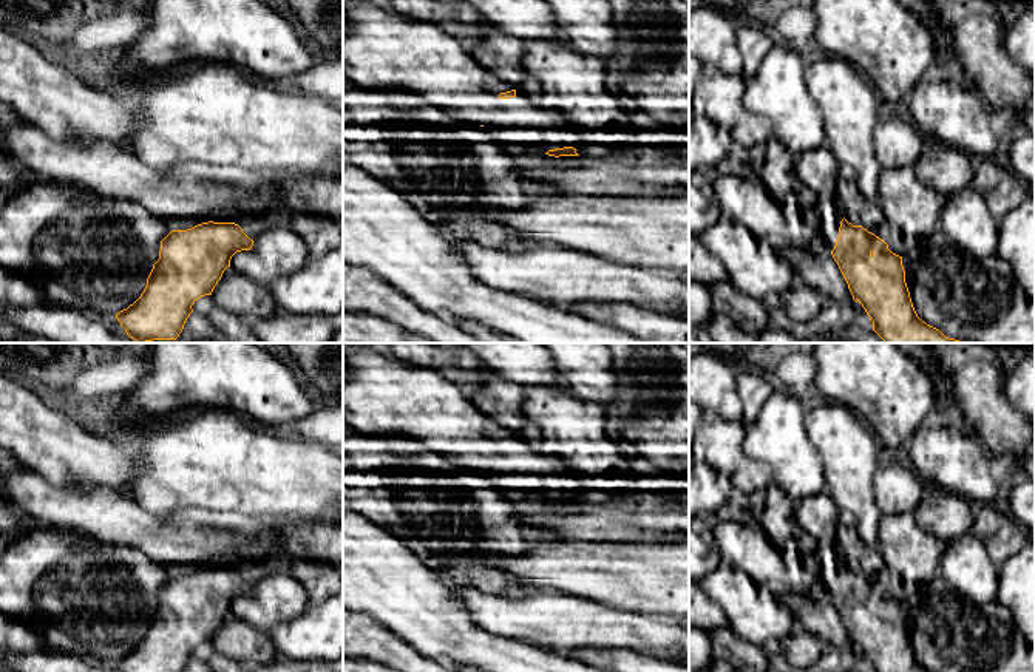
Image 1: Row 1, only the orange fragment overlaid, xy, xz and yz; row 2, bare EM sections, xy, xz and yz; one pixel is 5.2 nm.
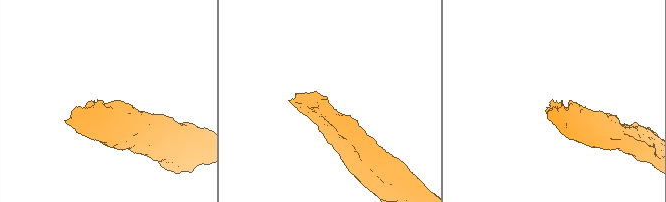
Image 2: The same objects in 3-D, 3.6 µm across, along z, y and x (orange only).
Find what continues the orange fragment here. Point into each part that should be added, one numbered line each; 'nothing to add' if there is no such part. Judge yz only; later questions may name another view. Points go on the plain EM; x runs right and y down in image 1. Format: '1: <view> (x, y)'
nothing to add

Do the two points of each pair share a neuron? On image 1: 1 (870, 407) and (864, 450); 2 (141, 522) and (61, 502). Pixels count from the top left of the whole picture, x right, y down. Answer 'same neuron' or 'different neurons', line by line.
1: different neurons
2: same neuron

